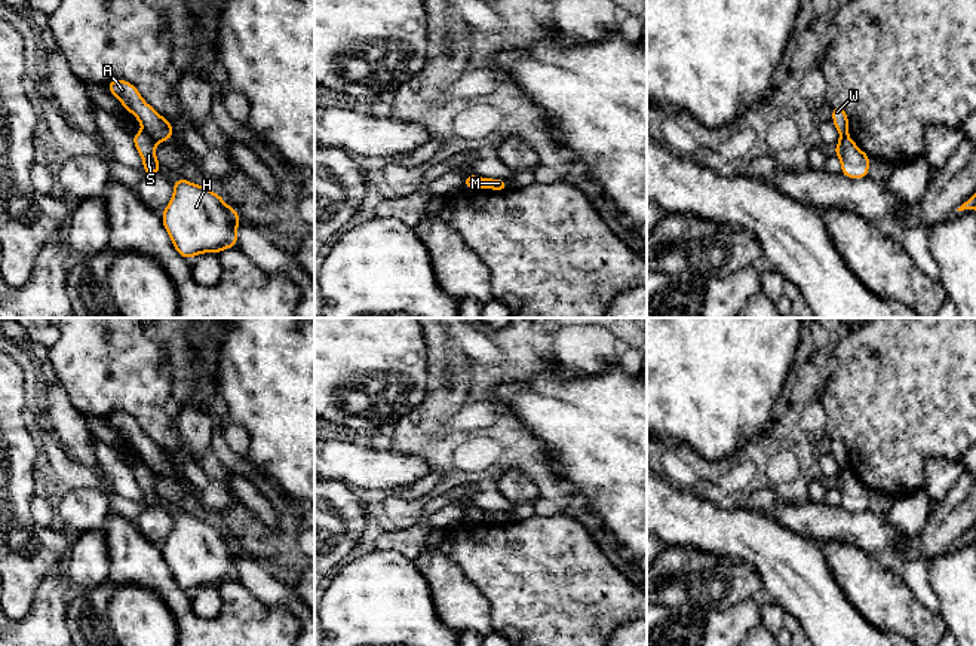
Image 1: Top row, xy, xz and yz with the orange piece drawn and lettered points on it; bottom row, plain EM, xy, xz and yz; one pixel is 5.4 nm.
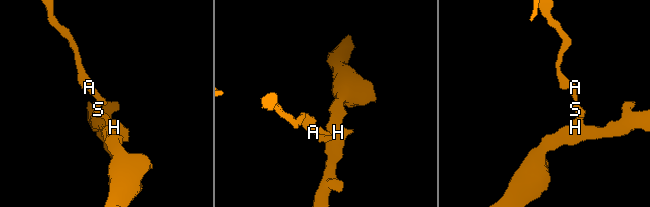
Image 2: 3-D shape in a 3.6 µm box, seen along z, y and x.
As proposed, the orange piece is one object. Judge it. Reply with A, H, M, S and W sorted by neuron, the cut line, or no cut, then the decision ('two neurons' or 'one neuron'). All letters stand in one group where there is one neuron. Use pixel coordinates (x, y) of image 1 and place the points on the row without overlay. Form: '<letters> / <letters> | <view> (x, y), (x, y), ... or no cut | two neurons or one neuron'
A M W / H S | xy (144, 462), (156, 474) | two neurons

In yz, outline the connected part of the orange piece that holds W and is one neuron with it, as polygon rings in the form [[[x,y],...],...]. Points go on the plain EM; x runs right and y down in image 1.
[[[840,438],[832,440],[832,456],[835,457],[841,469],[848,468],[848,448],[843,440]]]

